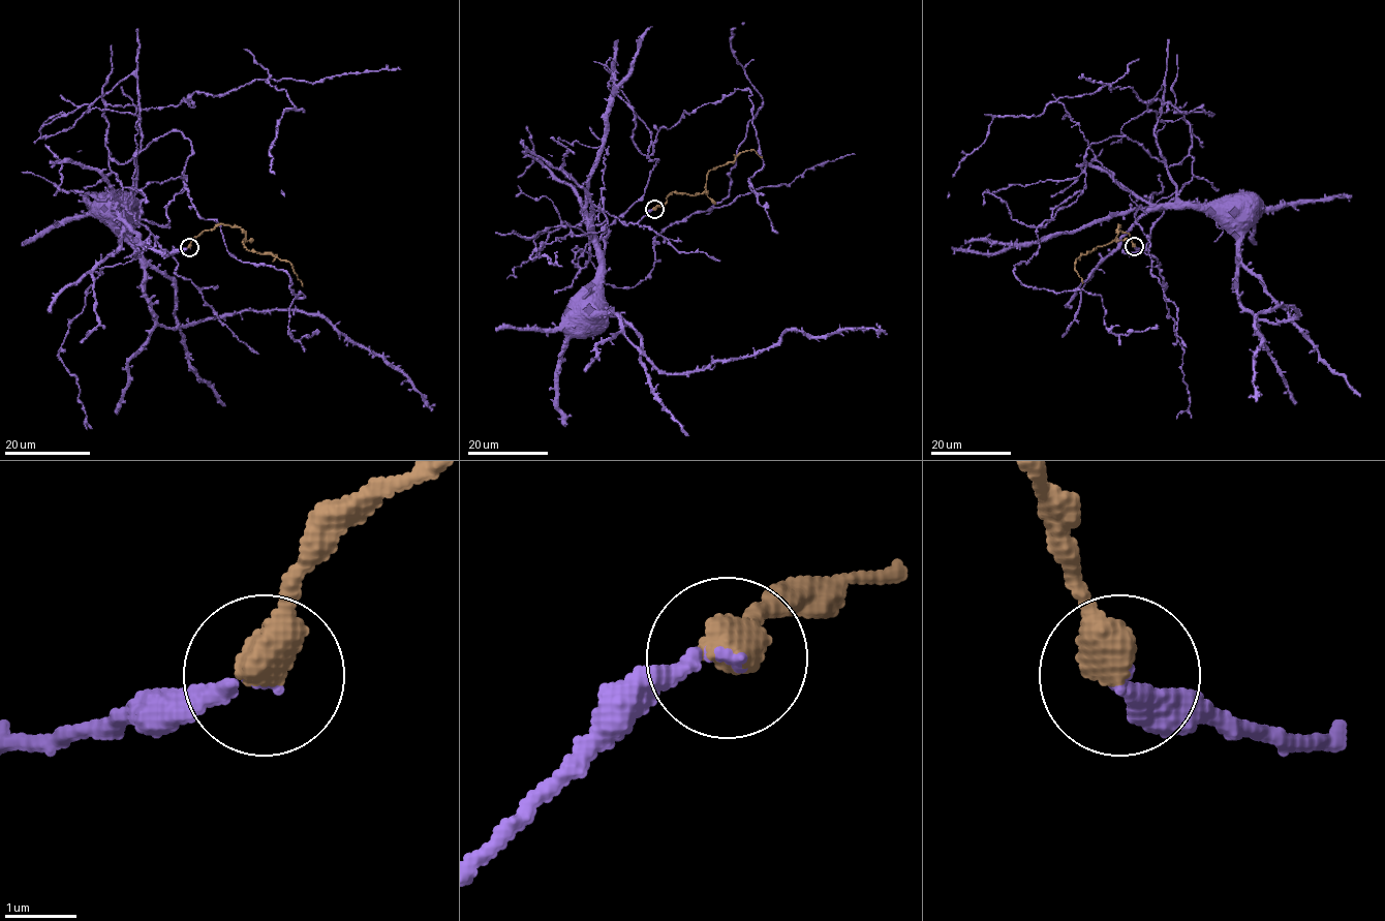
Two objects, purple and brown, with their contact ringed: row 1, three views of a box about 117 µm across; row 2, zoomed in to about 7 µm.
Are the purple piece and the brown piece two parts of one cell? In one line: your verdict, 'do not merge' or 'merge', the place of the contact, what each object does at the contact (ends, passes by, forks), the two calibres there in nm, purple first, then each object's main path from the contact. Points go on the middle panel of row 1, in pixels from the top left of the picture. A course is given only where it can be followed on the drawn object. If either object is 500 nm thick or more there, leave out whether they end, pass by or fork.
merge | (654, 209) | 160/600 nm | purple via (654, 209), (628, 225), (603, 210), (594, 213), (593, 233), (599, 278), (597, 303), (592, 299), (593, 292) | brown via (654, 209), (673, 191), (694, 195), (707, 192), (707, 174), (731, 162), (741, 152), (753, 150), (762, 157)

